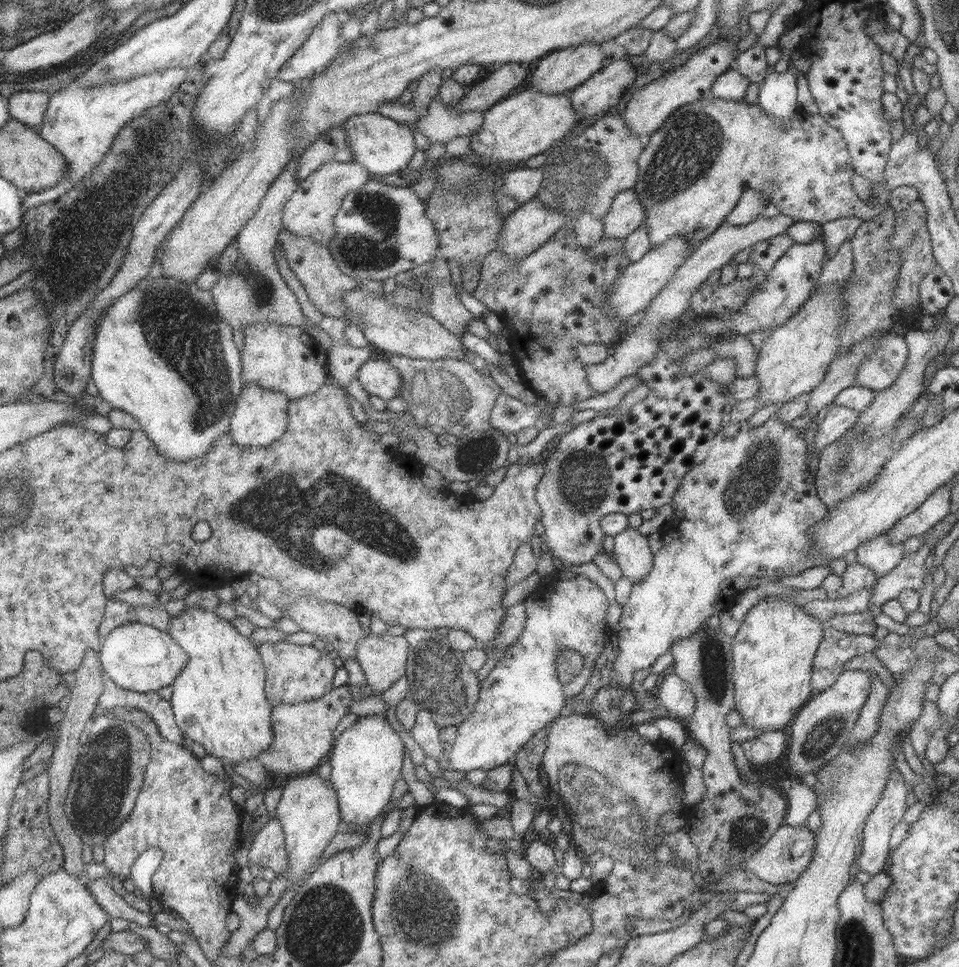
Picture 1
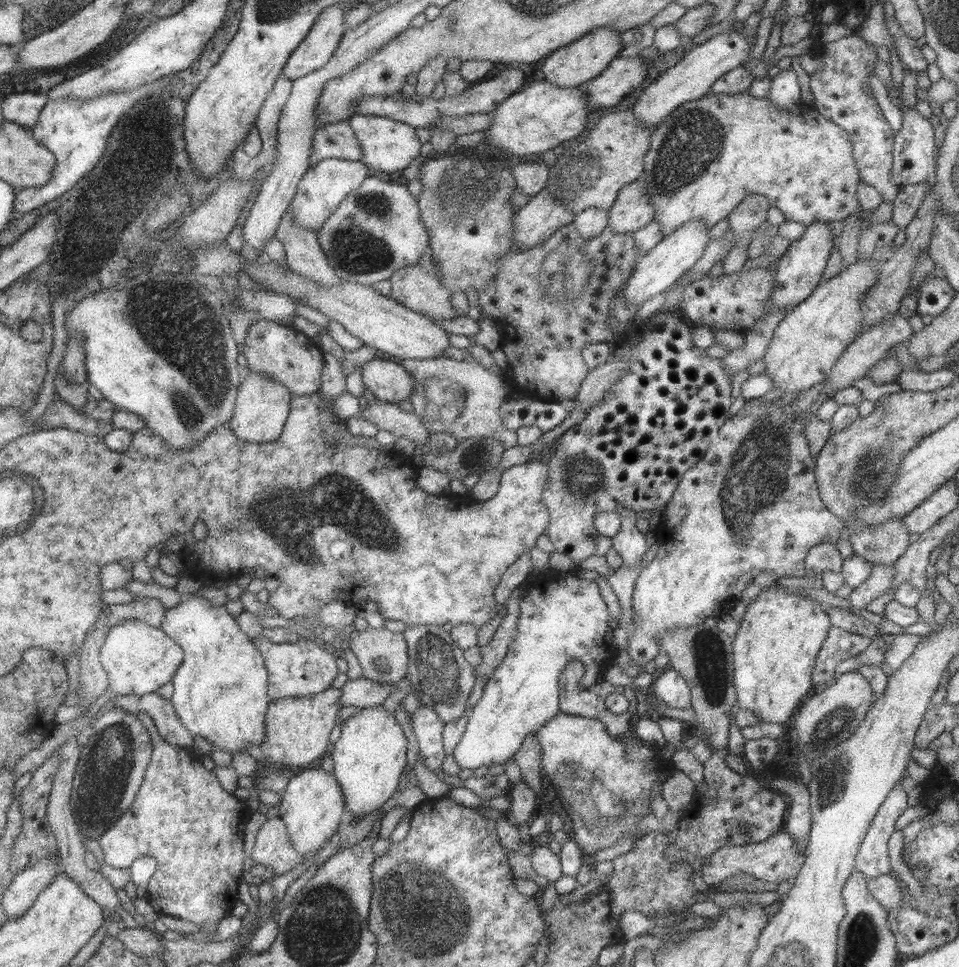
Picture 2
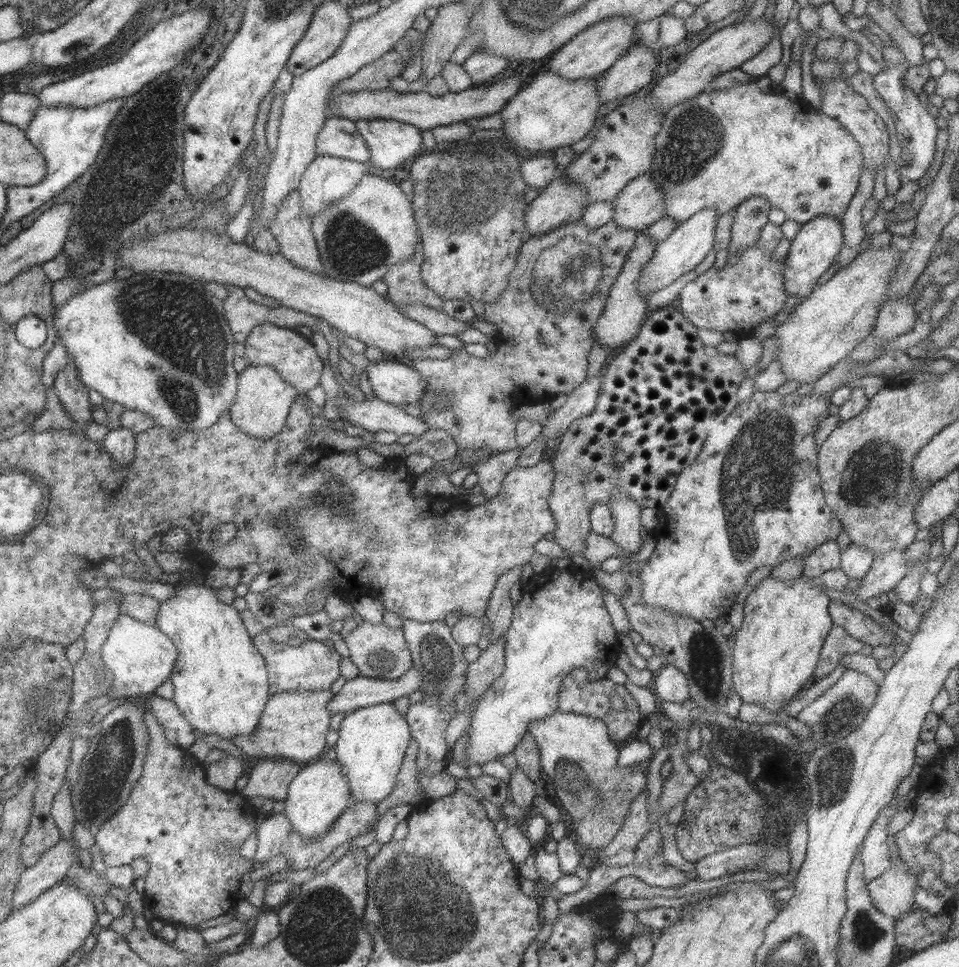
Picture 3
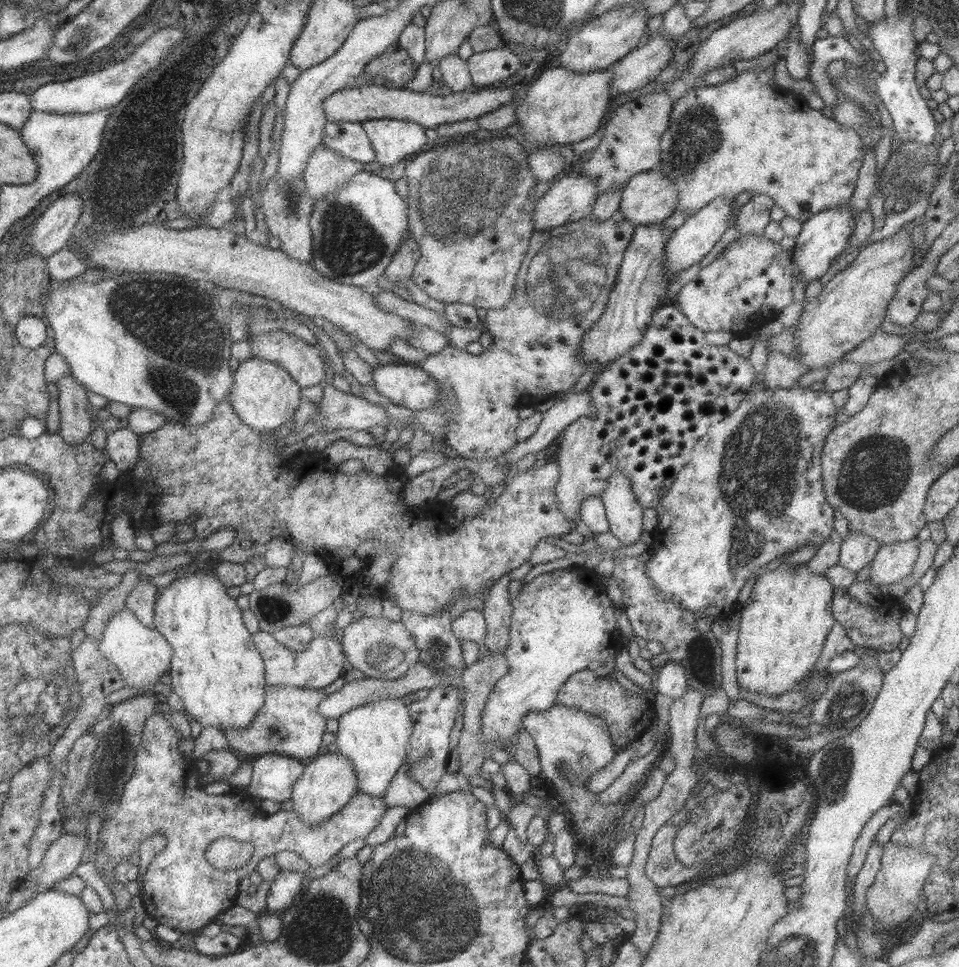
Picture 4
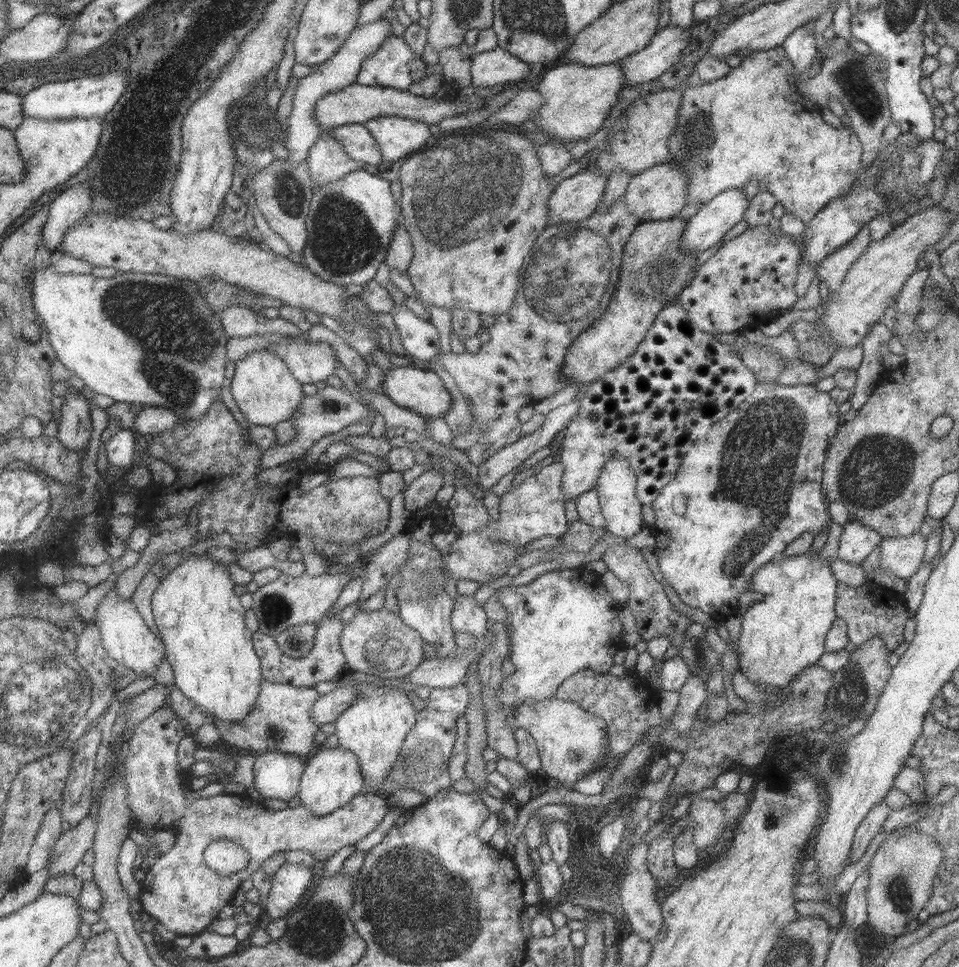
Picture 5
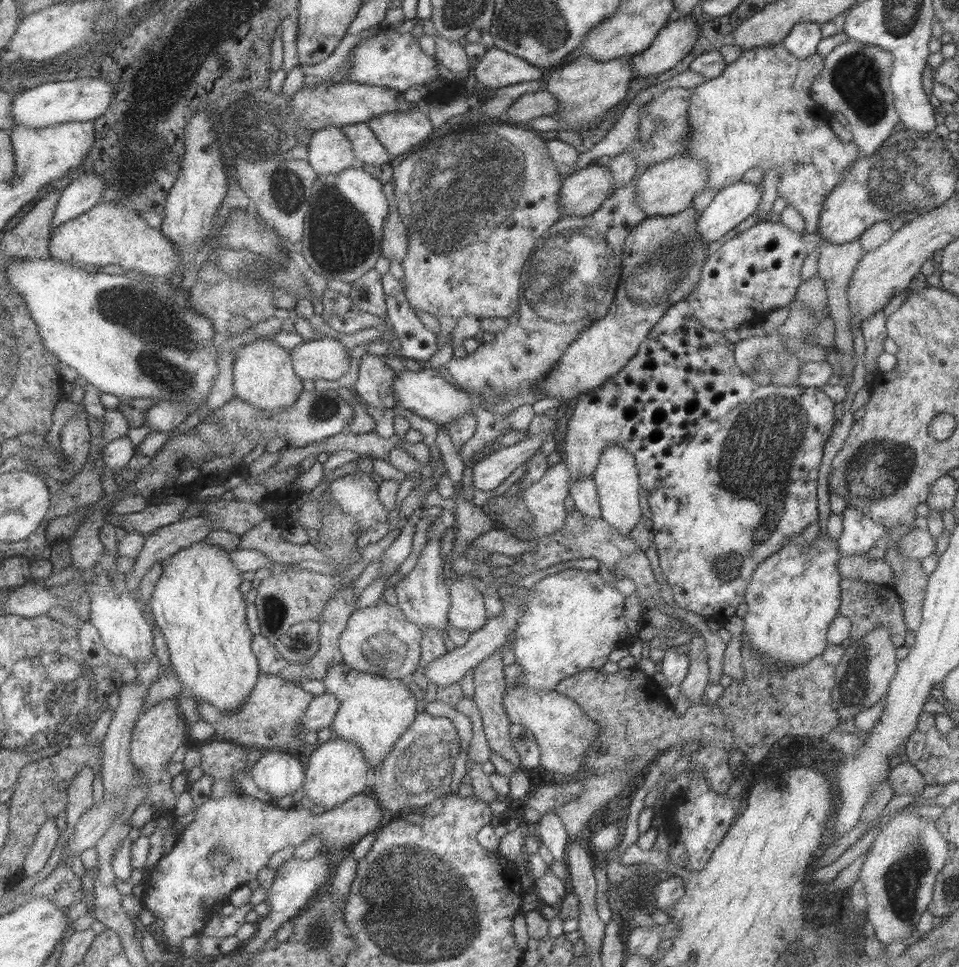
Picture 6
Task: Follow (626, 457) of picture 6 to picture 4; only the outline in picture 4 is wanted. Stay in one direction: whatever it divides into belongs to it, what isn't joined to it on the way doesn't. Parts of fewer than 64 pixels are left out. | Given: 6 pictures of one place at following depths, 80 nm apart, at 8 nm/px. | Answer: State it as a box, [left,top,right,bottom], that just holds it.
[599,471,642,546]

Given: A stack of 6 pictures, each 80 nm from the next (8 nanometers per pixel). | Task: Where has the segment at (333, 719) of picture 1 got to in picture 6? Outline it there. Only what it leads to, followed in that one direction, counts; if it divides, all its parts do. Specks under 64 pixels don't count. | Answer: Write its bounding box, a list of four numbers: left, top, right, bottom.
[195,673,314,754]

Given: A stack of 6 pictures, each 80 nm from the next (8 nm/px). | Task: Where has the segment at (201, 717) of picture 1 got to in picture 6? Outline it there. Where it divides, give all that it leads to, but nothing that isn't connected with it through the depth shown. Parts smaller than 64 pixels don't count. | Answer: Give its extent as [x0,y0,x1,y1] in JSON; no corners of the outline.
[149,540,258,711]

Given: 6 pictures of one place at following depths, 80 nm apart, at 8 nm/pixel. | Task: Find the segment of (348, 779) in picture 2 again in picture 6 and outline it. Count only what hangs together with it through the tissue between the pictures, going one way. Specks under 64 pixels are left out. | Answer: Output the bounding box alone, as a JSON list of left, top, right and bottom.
[320,661,417,770]

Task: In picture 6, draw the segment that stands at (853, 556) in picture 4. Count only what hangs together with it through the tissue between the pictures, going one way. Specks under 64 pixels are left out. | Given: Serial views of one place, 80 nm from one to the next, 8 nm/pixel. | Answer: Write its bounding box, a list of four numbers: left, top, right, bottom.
[836,505,885,557]

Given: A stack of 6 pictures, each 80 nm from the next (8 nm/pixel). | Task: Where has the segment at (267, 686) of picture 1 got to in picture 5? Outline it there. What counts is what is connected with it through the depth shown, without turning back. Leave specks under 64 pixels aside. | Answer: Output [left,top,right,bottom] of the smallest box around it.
[252,615,346,687]

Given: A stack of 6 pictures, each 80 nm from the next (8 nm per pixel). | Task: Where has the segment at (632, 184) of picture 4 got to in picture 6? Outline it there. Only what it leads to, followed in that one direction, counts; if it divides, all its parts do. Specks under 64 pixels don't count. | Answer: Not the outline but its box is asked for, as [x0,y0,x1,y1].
[634,154,708,217]

